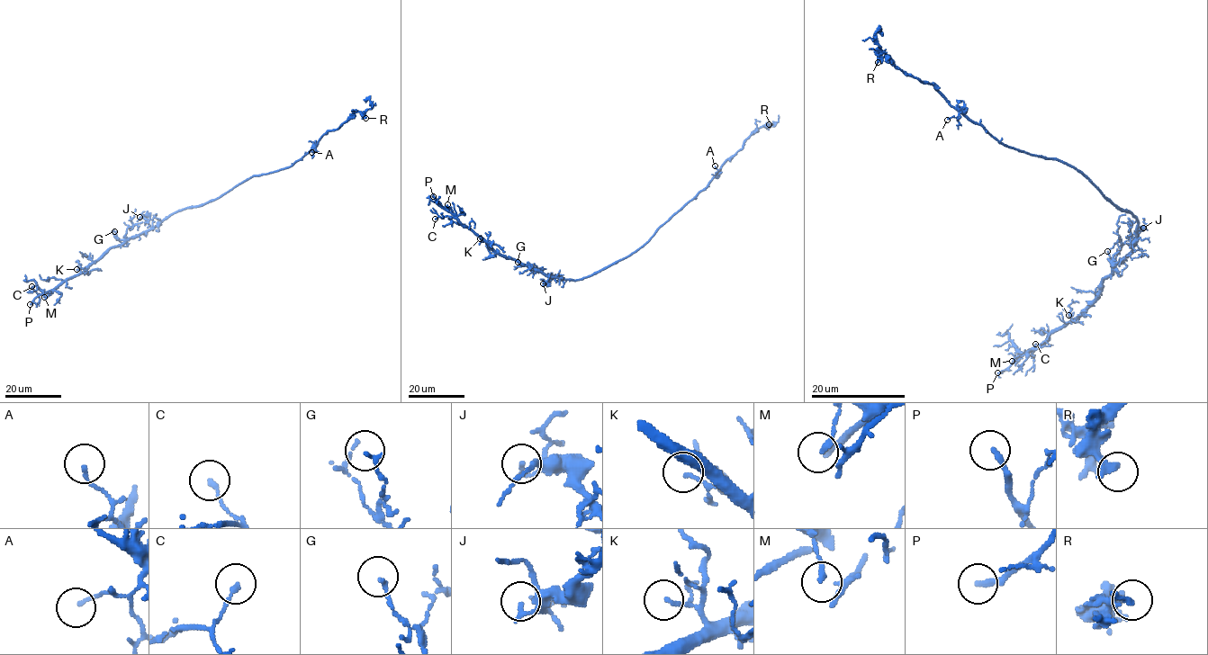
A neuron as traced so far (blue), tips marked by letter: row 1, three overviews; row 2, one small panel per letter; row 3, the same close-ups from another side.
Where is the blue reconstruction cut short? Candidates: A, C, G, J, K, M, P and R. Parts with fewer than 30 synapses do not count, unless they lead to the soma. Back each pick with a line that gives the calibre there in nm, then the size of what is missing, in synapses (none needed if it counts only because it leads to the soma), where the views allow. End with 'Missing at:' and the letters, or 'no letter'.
P: 200 nm thick
Missing at: P

